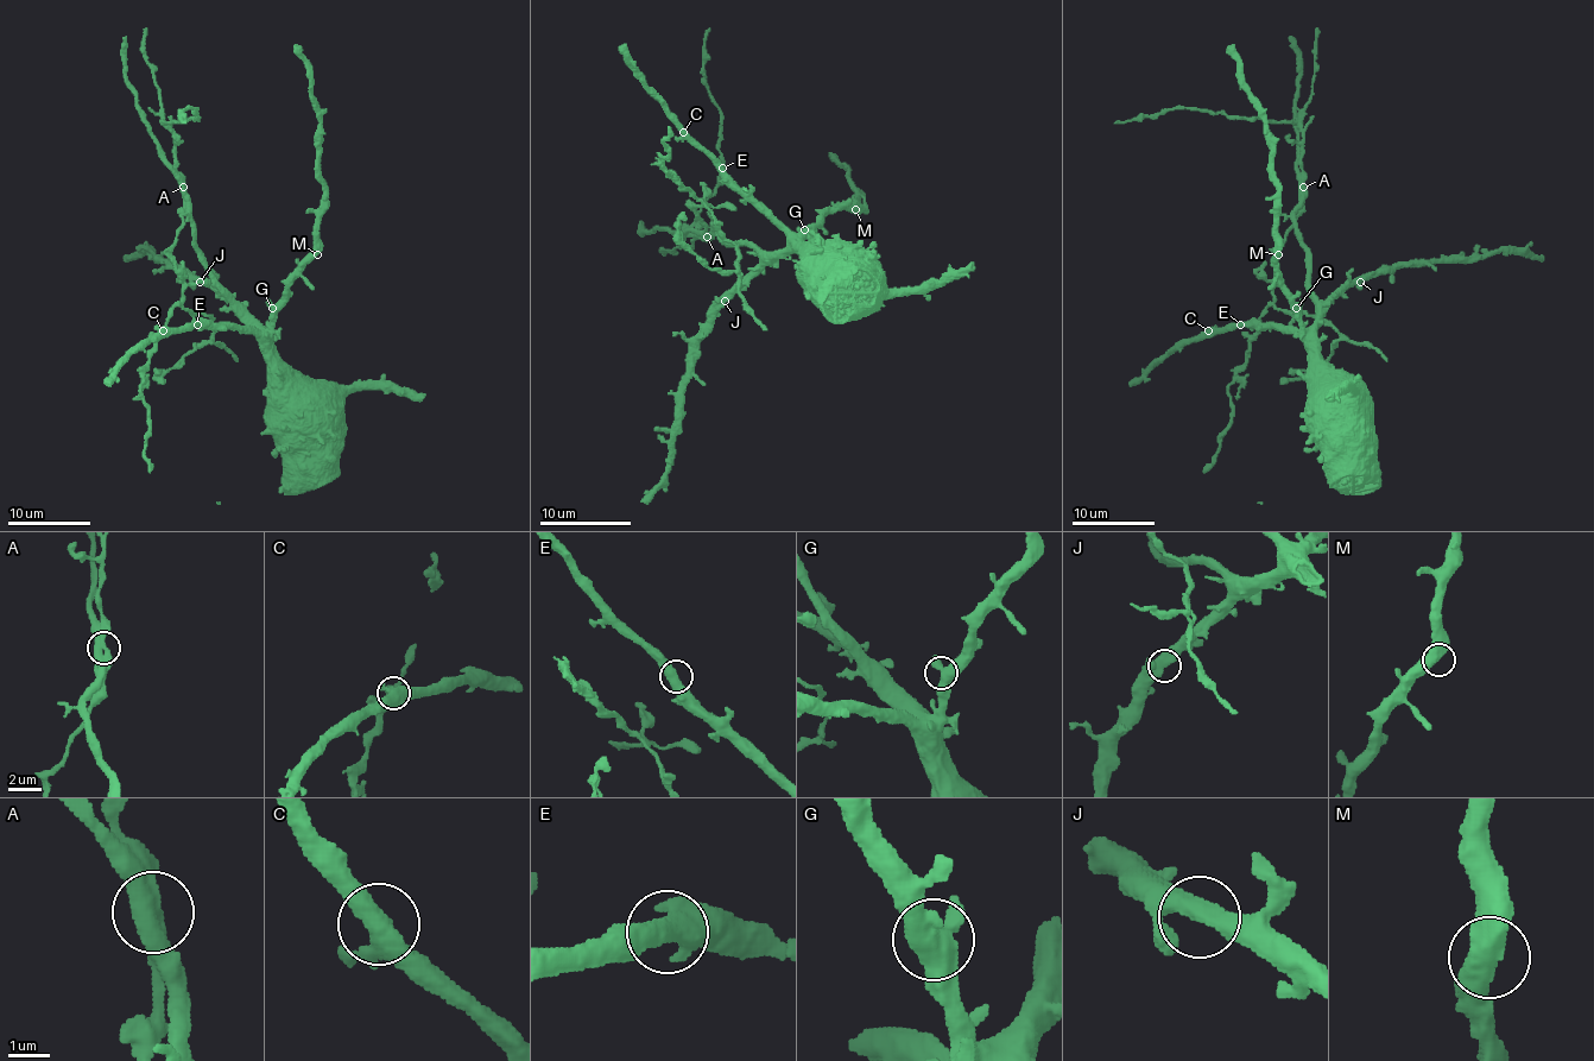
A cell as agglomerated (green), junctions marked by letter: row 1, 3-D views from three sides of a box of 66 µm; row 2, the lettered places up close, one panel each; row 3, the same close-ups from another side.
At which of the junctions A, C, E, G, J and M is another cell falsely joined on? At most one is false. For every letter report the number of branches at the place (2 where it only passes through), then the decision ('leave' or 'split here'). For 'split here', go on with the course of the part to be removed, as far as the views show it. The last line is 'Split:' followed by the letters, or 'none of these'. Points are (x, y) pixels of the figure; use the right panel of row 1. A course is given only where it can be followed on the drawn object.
A: 2 | leave
C: 3 | leave
E: 2 | leave
G: 2 | leave
J: 2 | leave
M: 2 | leave
Split: none of these

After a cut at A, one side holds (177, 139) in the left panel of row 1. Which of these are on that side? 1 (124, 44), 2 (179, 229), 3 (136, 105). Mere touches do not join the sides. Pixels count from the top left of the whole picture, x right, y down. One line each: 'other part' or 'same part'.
1: other part
2: same part
3: other part

